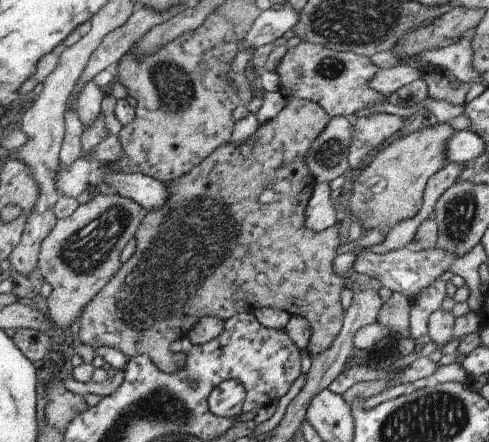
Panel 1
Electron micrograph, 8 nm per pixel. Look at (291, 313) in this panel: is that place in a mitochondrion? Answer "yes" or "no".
no

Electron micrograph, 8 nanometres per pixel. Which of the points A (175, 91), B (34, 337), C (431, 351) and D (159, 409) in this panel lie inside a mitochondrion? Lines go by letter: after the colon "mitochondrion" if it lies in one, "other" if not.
A: mitochondrion
B: other
C: other
D: mitochondrion

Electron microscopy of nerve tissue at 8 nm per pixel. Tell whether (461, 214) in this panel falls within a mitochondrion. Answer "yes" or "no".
yes

